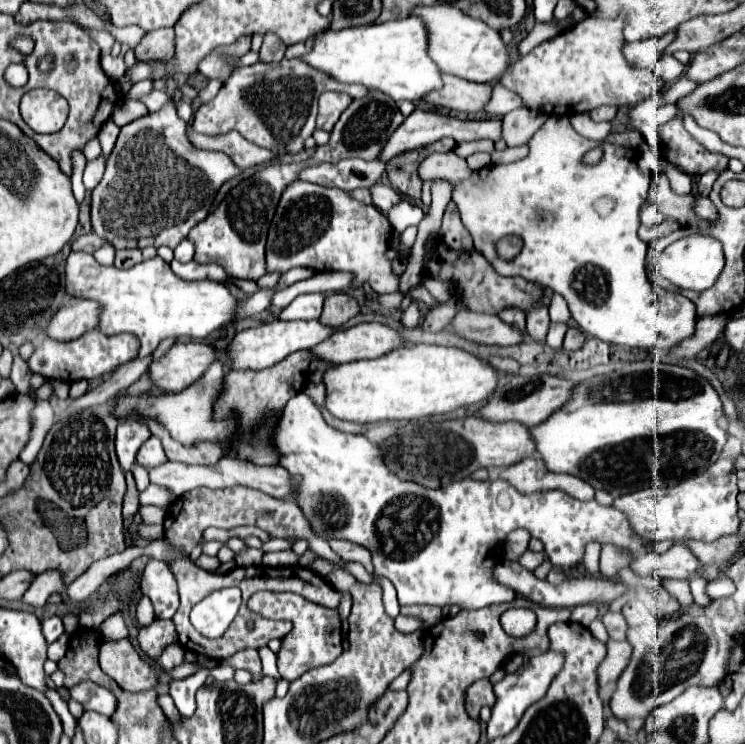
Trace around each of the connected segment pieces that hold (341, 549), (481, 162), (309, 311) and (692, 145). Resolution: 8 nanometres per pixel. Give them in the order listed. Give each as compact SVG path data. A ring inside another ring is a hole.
M332 538L330 540L330 548L340 554L344 560L350 560L350 562L360 562L366 566L366 570L370 572L372 570L372 562L370 562L370 552L364 550L364 546L360 544L354 544L354 542L348 542L348 540L338 540L338 538Z
M472 154L466 158L466 162L468 162L470 170L478 170L478 168L484 168L490 164L490 154Z
M322 292L302 294L290 306L286 306L280 312L280 320L312 320L312 318L320 318L324 298L326 296Z
M680 116L672 118L660 128L660 140L662 140L658 144L660 156L690 176L704 174L708 170L722 172L728 166L724 164L722 154L710 154L684 130Z

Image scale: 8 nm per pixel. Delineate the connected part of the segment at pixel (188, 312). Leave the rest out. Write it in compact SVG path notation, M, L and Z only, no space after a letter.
M70 252L66 278L68 294L90 298L104 306L98 326L104 334L112 336L130 332L138 336L142 344L140 358L150 356L166 338L208 338L216 334L220 328L236 322L236 308L242 306L226 284L212 280L182 280L160 256L126 270L118 270L116 266L98 264L92 254Z

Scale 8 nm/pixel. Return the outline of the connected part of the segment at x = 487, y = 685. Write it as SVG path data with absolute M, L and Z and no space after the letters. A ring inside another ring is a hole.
M478 680L468 688L466 694L466 706L472 718L478 718L478 712L482 706L494 706L494 692L492 692L492 682L490 680Z

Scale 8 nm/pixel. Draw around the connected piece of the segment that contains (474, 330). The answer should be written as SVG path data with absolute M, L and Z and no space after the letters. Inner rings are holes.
M464 310L462 314L456 314L450 328L456 334L464 336L466 340L472 340L478 344L512 346L512 344L526 342L530 338L530 334L526 330L506 324L498 316L472 312L472 310Z

